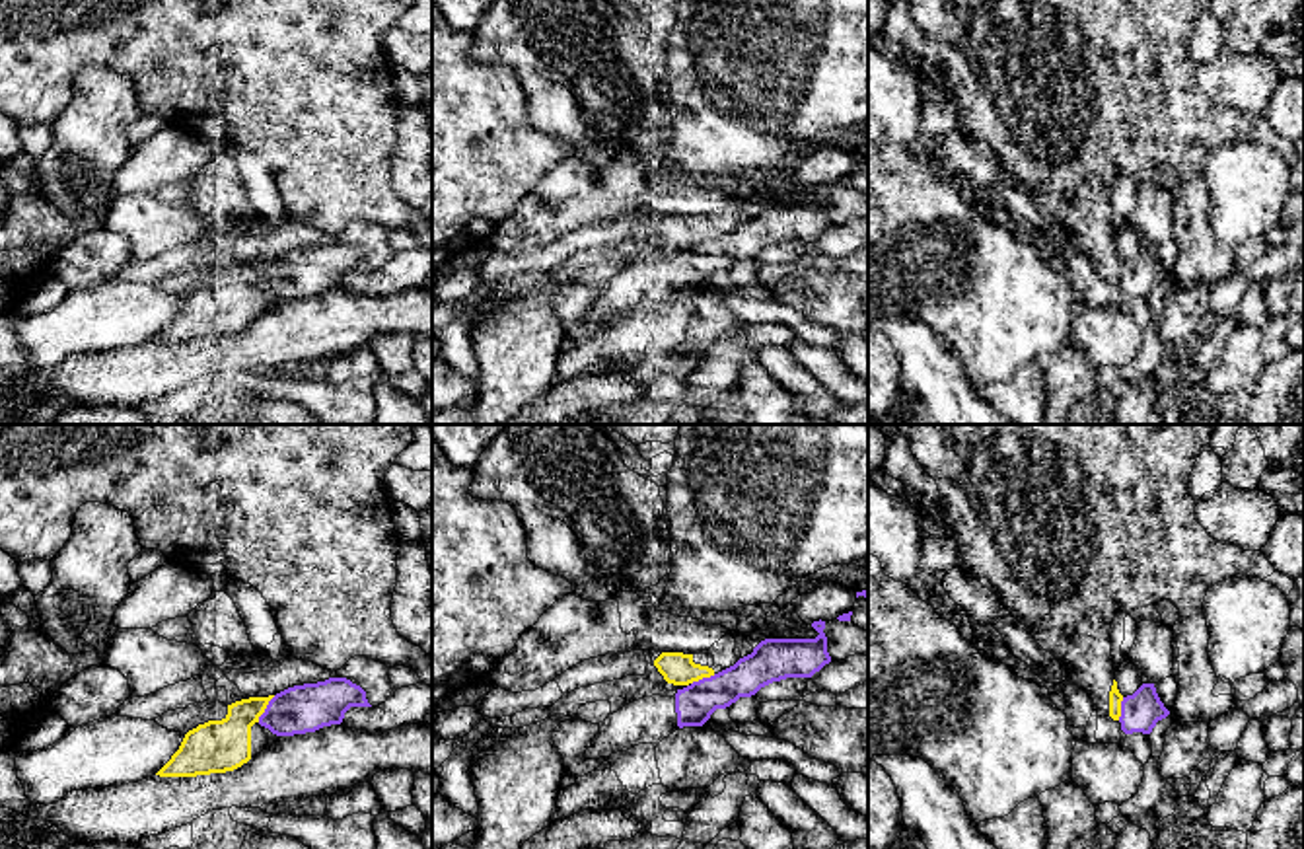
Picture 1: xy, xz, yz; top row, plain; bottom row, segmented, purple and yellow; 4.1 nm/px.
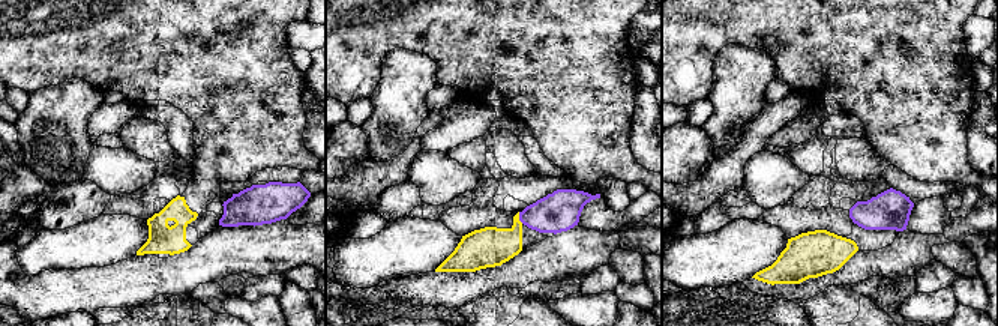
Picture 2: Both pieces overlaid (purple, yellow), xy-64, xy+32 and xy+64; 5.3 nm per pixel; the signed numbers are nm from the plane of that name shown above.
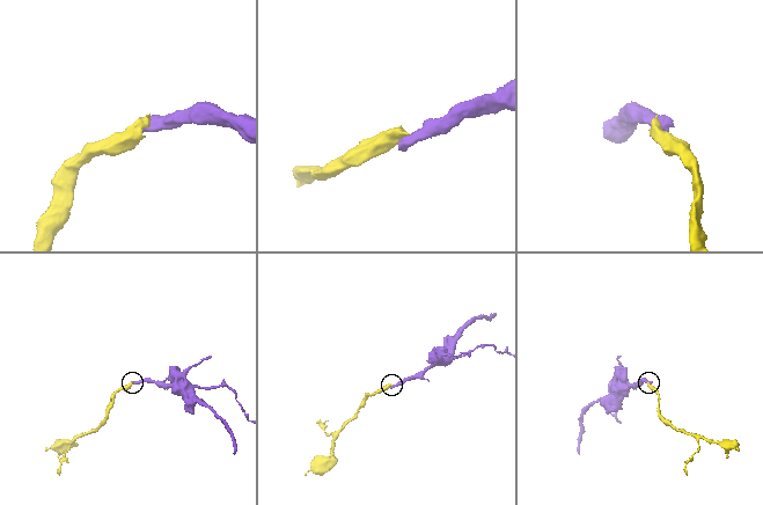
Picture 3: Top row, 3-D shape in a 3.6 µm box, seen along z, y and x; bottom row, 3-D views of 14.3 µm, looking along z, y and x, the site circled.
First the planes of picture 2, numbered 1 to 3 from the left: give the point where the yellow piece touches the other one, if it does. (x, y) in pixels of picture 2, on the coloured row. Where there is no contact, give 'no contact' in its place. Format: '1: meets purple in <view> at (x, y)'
1: no contact
2: meets purple in xy+32 at (520, 218)
3: no contact

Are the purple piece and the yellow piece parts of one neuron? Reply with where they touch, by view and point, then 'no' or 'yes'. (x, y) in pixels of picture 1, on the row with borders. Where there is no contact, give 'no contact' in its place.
contact xy (265, 709); no

